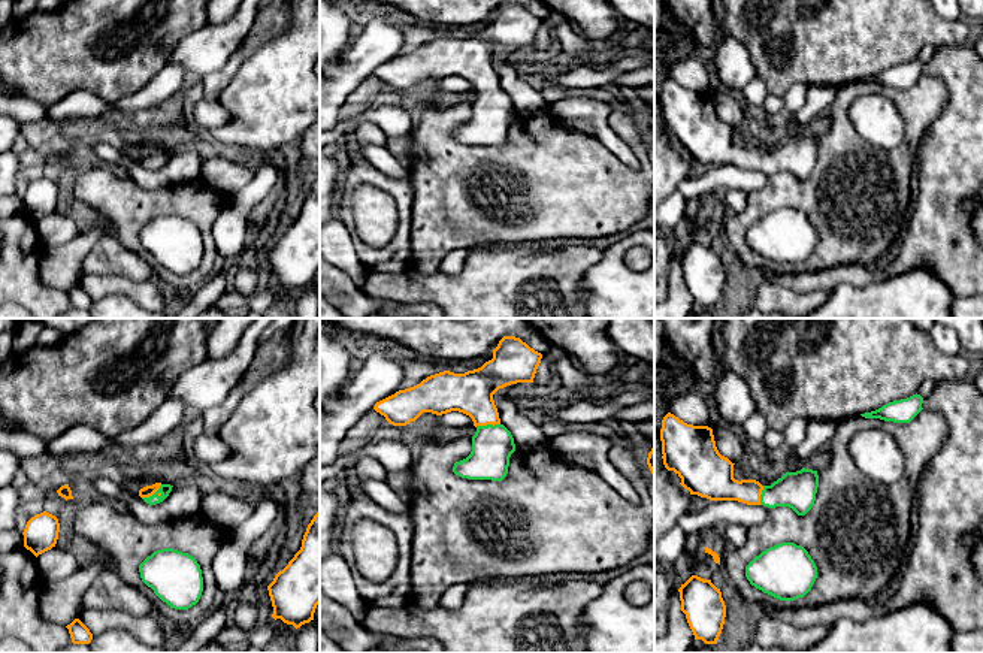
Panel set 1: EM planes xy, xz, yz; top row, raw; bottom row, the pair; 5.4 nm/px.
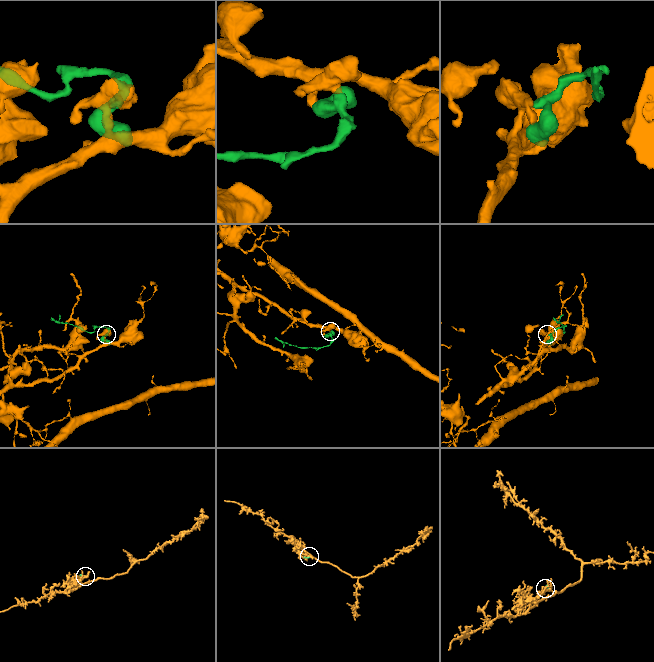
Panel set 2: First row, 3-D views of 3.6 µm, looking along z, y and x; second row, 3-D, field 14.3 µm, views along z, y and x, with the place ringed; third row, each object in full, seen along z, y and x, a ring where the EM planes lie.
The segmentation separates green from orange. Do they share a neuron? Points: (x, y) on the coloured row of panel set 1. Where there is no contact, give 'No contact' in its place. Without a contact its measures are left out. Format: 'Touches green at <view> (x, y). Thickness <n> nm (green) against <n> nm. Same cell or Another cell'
Touches green at xy (153, 495). Thickness 60 nm (green) against 60 nm. Same cell

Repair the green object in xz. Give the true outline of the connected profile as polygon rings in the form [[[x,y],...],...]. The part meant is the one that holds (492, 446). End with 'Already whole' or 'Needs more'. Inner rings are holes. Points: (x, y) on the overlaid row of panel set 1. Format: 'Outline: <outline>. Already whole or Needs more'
Outline: [[[503,336],[493,350],[493,359],[481,368],[465,374],[444,371],[430,375],[420,384],[399,390],[376,402],[373,409],[393,426],[406,426],[415,421],[423,412],[442,415],[459,411],[469,415],[477,427],[472,436],[472,451],[466,459],[454,463],[453,472],[468,480],[502,481],[508,474],[509,457],[515,451],[515,444],[511,432],[500,423],[493,394],[511,384],[533,383],[541,359],[542,354],[530,348],[520,338]]]. Needs more

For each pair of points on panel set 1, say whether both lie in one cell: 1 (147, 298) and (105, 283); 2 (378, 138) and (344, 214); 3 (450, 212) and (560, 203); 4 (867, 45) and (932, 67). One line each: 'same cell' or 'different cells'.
1: same cell
2: same cell
3: same cell
4: different cells

